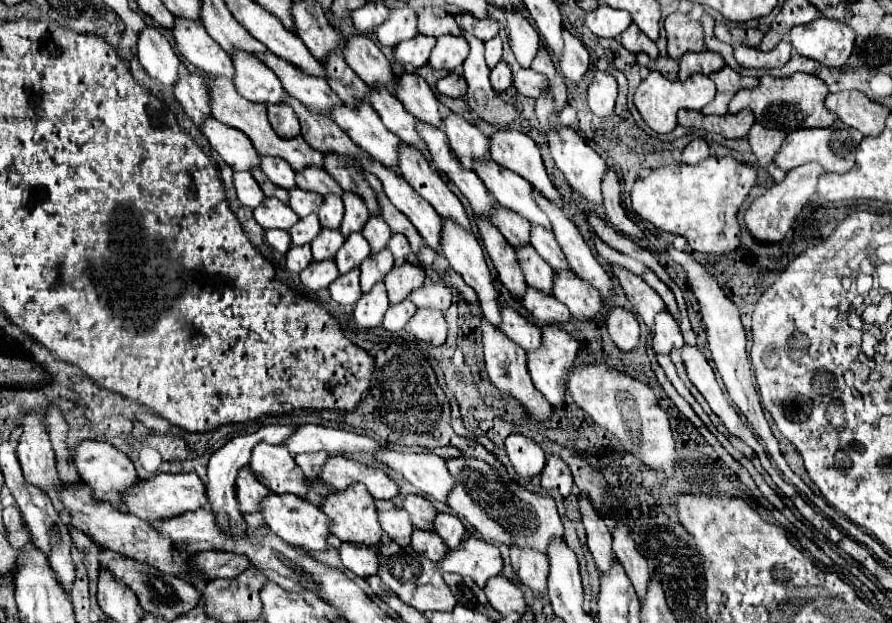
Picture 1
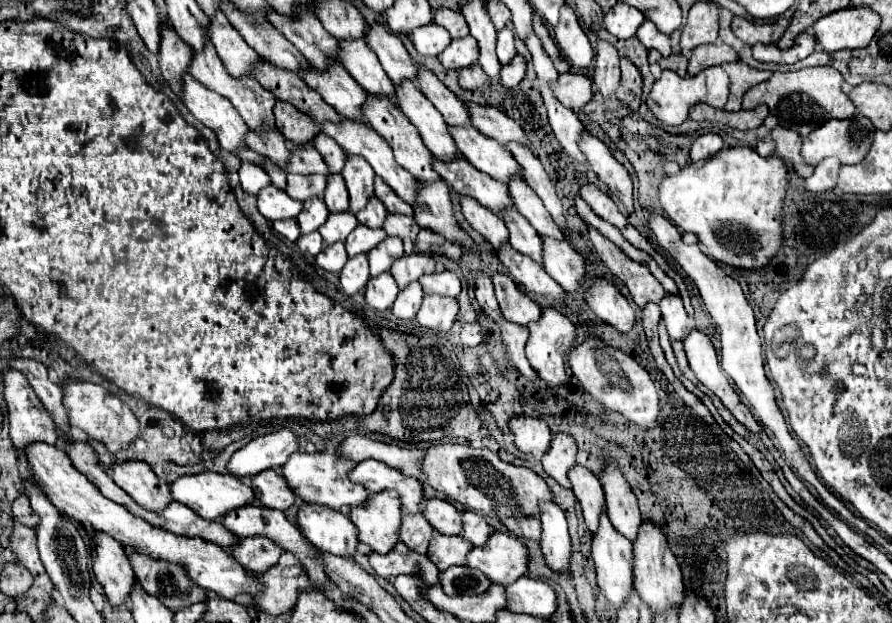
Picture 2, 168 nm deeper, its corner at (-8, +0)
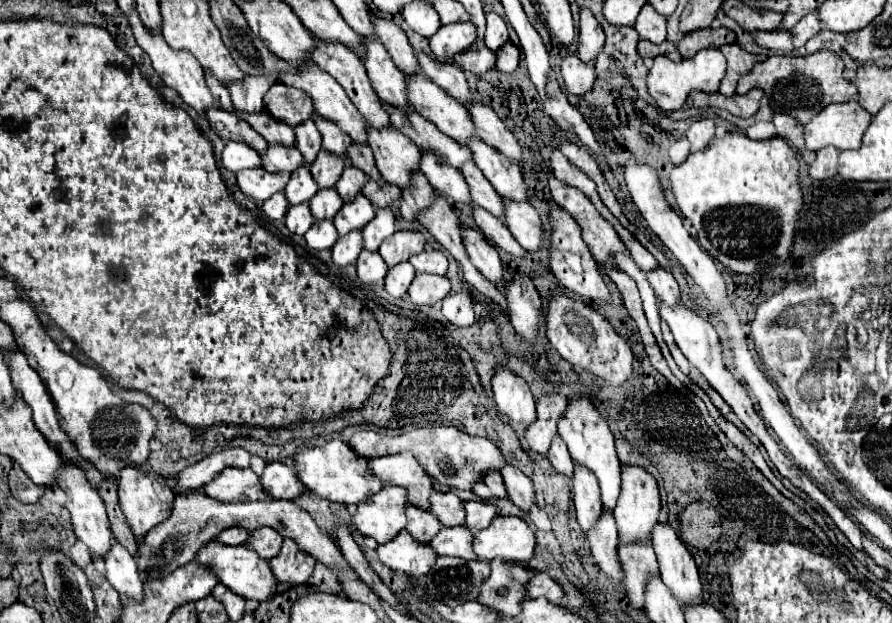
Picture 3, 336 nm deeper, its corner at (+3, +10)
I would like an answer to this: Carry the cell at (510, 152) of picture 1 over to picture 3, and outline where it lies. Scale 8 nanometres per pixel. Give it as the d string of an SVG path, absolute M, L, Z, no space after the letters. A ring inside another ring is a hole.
M416 51L416 57L418 57L420 71L422 71L430 81L434 81L436 85L440 85L450 97L454 97L454 99L460 101L462 105L474 101L474 97L470 95L470 89L468 89L464 71L462 71L460 67L456 67L456 65L452 65L452 63L436 61L436 59L428 57L428 55L422 53L422 51Z

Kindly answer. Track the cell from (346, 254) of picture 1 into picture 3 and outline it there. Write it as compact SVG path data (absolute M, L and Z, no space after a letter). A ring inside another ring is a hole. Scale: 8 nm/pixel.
M356 197L356 201L350 201L350 203L344 203L340 213L336 213L334 217L334 225L338 229L340 235L346 235L354 229L362 229L366 223L372 221L372 217L376 215L372 203L368 201L368 197Z

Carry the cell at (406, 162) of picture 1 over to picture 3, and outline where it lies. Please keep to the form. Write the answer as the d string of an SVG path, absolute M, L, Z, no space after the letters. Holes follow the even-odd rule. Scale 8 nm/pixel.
M316 41L316 65L328 71L336 81L344 87L350 101L360 109L362 117L372 127L384 127L390 123L388 113L378 103L378 97L370 85L366 69L358 57L352 57L344 45L334 43L324 45L324 41Z

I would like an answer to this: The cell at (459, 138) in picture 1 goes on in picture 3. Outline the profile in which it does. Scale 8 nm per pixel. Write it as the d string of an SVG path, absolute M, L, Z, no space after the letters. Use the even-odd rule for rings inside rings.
M372 15L372 23L376 25L376 35L382 41L382 45L388 49L392 61L396 63L396 67L404 73L420 73L418 65L416 65L416 55L412 45L408 43L404 31L390 19L382 19Z

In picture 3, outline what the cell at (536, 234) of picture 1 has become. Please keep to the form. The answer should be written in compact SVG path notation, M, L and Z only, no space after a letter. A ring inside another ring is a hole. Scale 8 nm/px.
M480 139L468 141L466 147L472 149L474 163L480 167L484 177L502 197L510 197L514 201L526 201L526 185L522 181L518 165L512 165L508 157L504 157L498 149L492 149Z

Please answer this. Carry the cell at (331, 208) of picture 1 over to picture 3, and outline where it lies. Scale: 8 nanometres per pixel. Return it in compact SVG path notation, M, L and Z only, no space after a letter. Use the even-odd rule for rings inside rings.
M320 149L316 161L310 165L310 173L318 183L318 187L328 189L338 183L344 167L346 165L344 161L340 161L340 157L332 157L332 153L324 153L324 149Z

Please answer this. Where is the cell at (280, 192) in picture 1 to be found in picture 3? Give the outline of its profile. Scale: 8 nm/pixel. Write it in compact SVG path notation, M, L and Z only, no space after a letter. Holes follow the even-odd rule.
M210 109L206 113L206 119L212 127L214 133L218 133L224 141L242 141L250 147L254 147L258 153L264 153L266 151L266 141L242 119L238 119L234 113L230 111L224 111L224 109Z

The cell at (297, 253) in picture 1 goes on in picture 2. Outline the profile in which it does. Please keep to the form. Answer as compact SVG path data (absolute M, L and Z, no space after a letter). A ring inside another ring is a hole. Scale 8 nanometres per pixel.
M313 231L311 235L303 235L297 241L301 253L311 253L311 255L319 255L319 251L323 249L323 239L319 235L319 231Z

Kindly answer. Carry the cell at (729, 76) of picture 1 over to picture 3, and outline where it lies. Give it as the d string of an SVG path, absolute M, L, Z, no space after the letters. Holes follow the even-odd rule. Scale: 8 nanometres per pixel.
M732 43L732 45L722 45L720 51L724 53L724 57L728 59L728 69L726 69L726 75L720 83L720 93L730 97L736 93L736 83L742 75L746 75L754 63L758 61L764 61L766 57L764 55L754 55L754 53L748 53L744 51L740 45Z

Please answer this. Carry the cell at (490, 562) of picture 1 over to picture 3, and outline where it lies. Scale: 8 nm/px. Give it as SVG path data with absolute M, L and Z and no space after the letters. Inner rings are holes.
M498 515L488 529L480 531L474 537L474 551L480 559L492 561L494 557L500 557L504 561L516 561L516 563L528 563L536 555L536 535L528 527L528 523L520 517L504 517Z

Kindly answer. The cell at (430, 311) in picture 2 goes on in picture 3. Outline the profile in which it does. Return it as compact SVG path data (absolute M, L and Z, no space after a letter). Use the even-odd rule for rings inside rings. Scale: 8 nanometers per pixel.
M428 273L416 275L408 289L410 301L414 305L434 305L436 301L442 301L448 293L450 293L448 277L428 275Z

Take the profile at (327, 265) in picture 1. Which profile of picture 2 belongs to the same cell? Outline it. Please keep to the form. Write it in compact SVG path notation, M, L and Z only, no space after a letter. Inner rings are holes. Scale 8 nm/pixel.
M333 243L329 247L323 247L323 251L315 257L317 265L327 271L327 273L333 273L333 275L339 275L341 269L345 267L347 263L347 251L345 251L345 245L343 243Z

